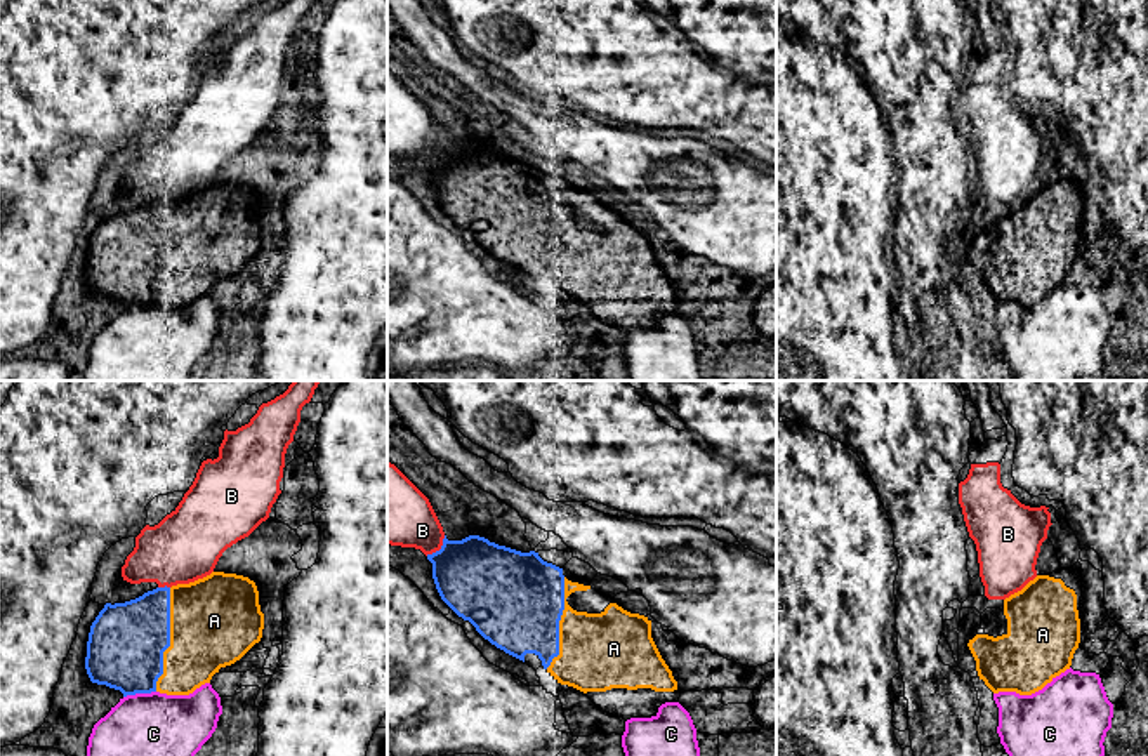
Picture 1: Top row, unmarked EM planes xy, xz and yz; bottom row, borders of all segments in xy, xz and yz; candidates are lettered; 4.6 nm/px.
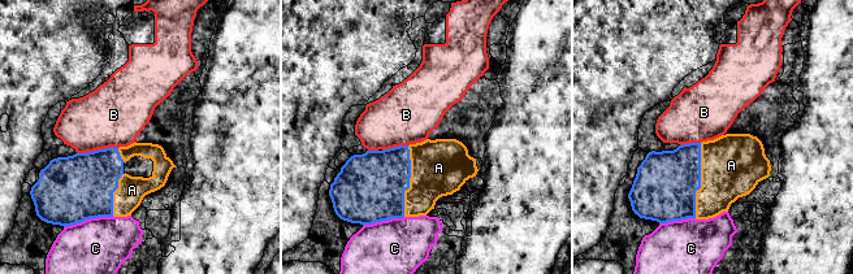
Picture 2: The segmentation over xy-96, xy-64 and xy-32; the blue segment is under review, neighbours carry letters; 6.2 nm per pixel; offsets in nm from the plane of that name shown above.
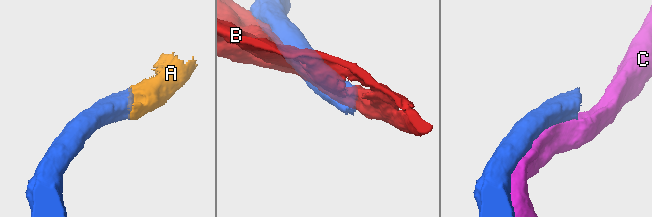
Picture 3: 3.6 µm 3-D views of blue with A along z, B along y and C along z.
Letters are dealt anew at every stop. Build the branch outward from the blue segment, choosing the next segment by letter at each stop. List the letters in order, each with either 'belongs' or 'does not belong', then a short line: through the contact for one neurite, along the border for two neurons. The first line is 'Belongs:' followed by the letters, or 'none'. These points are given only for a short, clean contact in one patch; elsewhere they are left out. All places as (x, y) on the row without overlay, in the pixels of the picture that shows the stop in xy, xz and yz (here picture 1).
Belongs: A
A: belongs
B: does not belong
C: does not belong

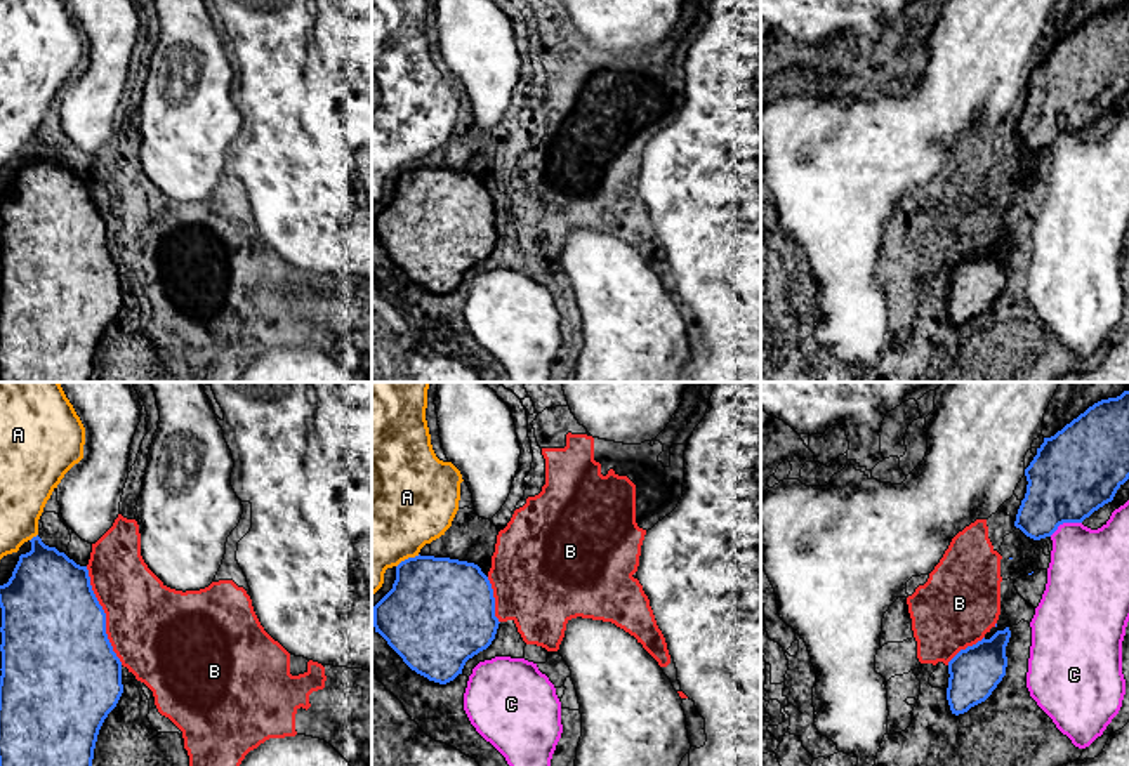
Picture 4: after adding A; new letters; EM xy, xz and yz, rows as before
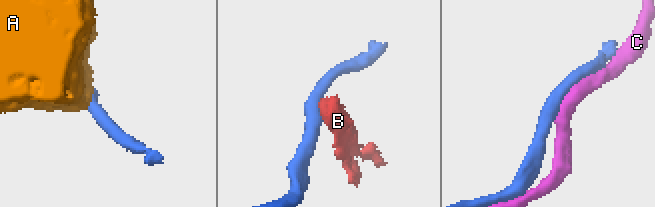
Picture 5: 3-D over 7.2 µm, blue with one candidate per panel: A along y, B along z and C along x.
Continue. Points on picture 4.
Belongs: none
A: does not belong
B: does not belong; line xy (85, 178), (91, 200), (105, 224), (106, 249), (122, 275)
C: does not belong

